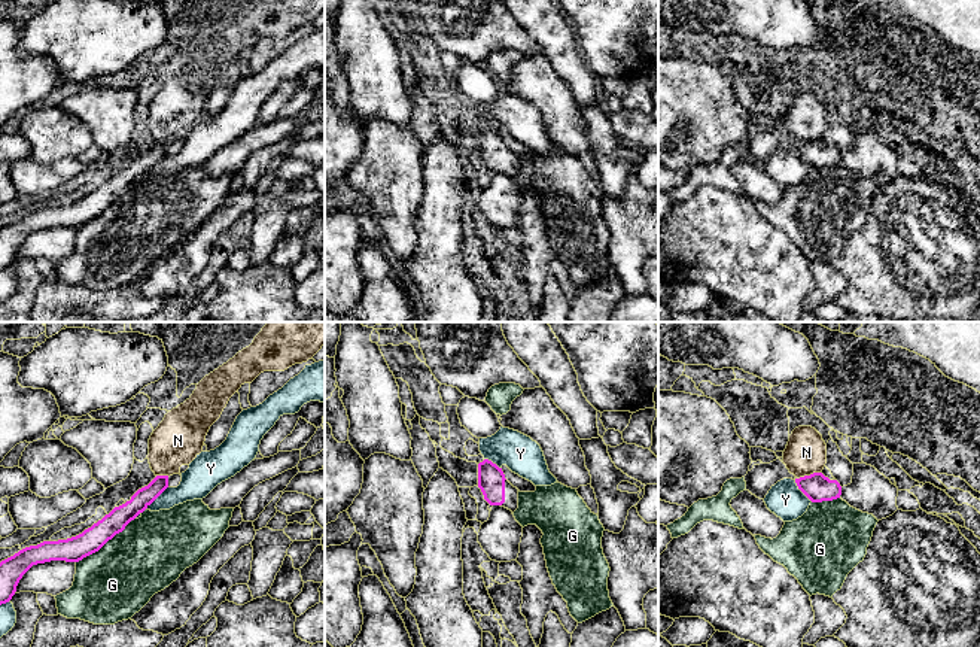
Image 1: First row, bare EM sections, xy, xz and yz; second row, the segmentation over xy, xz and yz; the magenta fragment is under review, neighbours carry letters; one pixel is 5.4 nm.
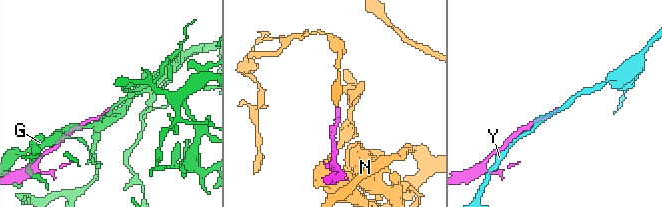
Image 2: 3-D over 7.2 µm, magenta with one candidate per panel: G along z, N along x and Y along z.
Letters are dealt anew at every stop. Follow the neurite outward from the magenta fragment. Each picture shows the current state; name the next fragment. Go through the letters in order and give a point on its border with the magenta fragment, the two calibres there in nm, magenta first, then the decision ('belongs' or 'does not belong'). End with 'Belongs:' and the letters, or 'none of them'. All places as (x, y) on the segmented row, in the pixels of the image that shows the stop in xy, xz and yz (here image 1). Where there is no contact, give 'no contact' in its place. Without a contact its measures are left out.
G: meets magenta in xy at (104, 543); 140 nm thick on the magenta side, 400 nm on the other; does not belong
N: meets magenta in yz at (807, 476); 150 nm thick on the magenta side, 220 nm on the other; does not belong
Y: meets magenta in xy at (155, 498); 120 nm thick on the magenta side, 180 nm on the other; does not belong
Belongs: none of them

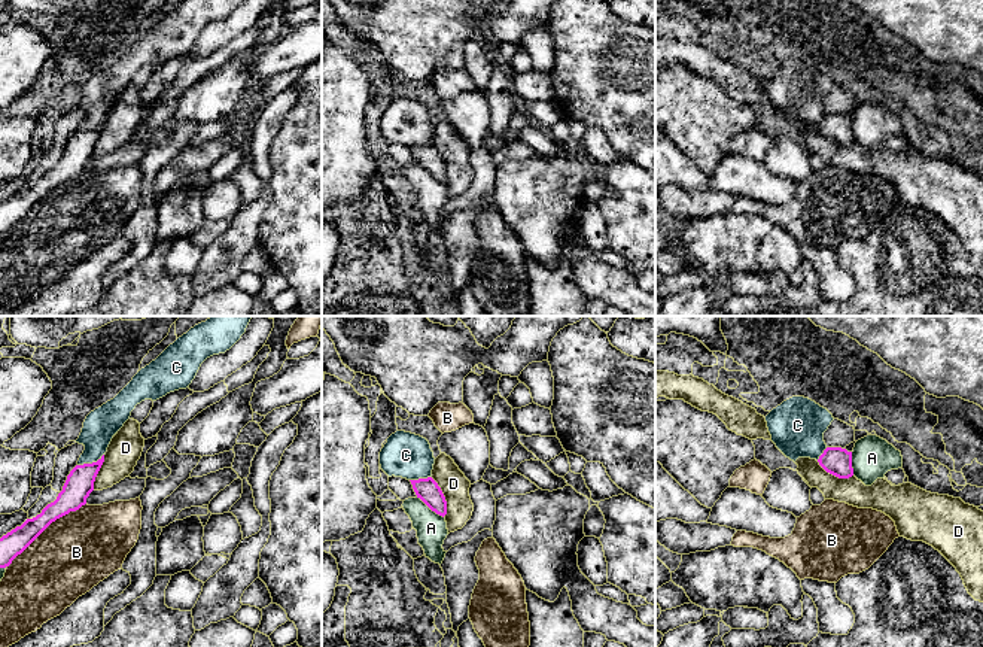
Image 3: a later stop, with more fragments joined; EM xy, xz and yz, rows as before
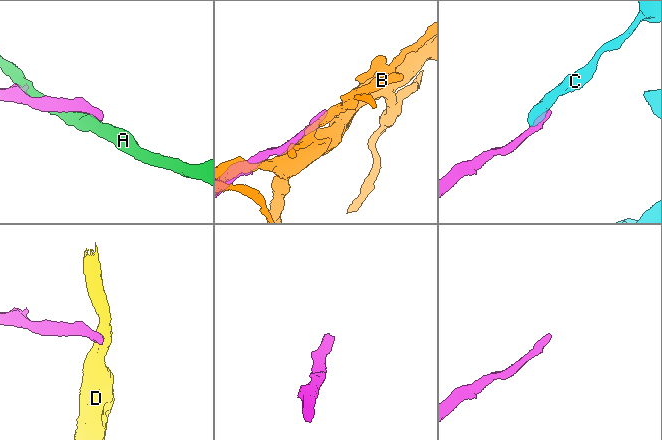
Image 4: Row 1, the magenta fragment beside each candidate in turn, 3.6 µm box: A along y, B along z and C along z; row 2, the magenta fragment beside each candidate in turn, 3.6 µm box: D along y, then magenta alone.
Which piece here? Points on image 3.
A: meets magenta in xz at (429, 507); 120 nm thick on the magenta side, 160 nm on the other; does not belong
B: meets magenta in xy at (45, 528); 140 nm thick on the magenta side, 400 nm on the other; does not belong
C: meets magenta in xy at (90, 464); 150 nm thick on the magenta side, 180 nm on the other; does not belong
D: meets magenta in xz at (444, 497); 120 nm thick on the magenta side, 150 nm on the other; does not belong
Belongs: none of them

